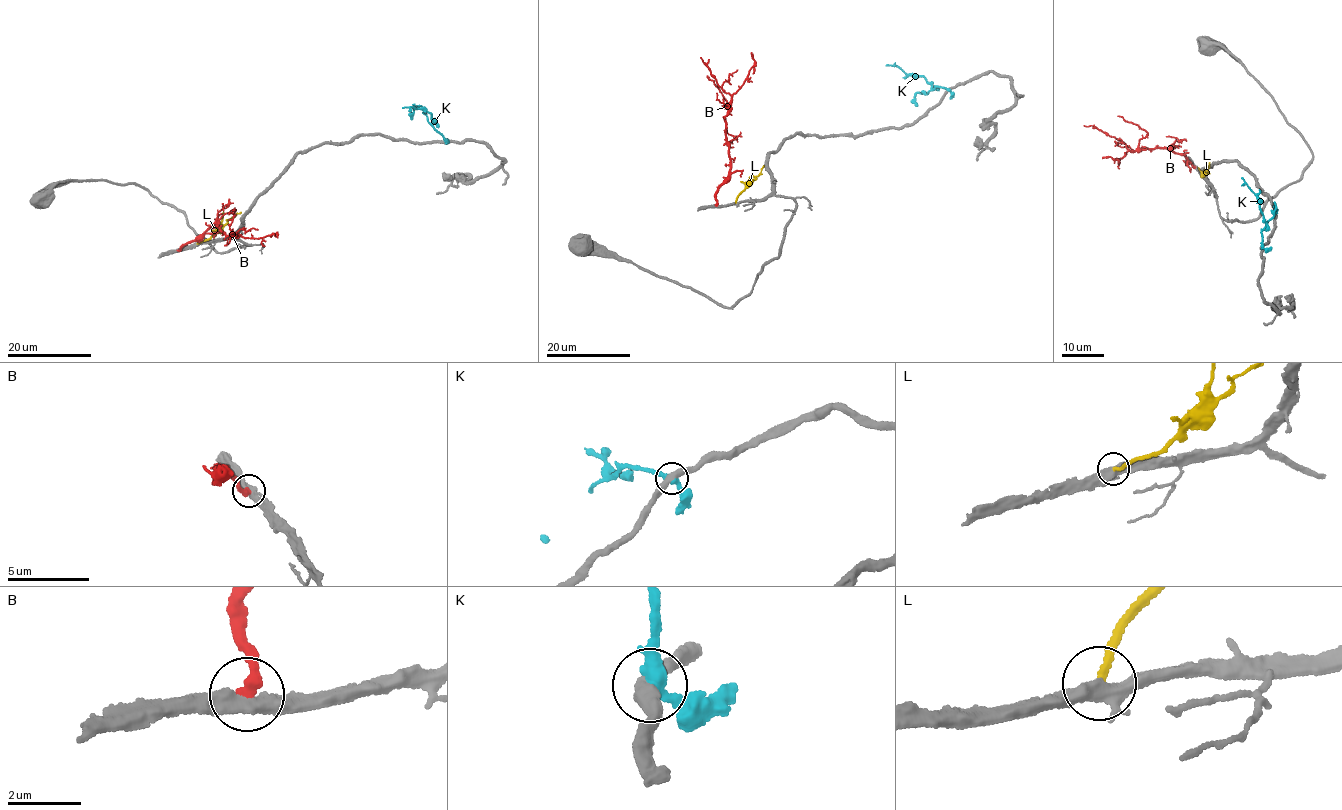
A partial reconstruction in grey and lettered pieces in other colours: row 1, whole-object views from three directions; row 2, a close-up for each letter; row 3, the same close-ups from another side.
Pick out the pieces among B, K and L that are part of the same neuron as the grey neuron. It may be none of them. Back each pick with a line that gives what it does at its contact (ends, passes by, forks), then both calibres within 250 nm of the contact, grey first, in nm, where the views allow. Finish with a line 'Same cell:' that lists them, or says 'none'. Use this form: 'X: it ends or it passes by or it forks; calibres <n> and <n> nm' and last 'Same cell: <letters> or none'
Same cell: none

